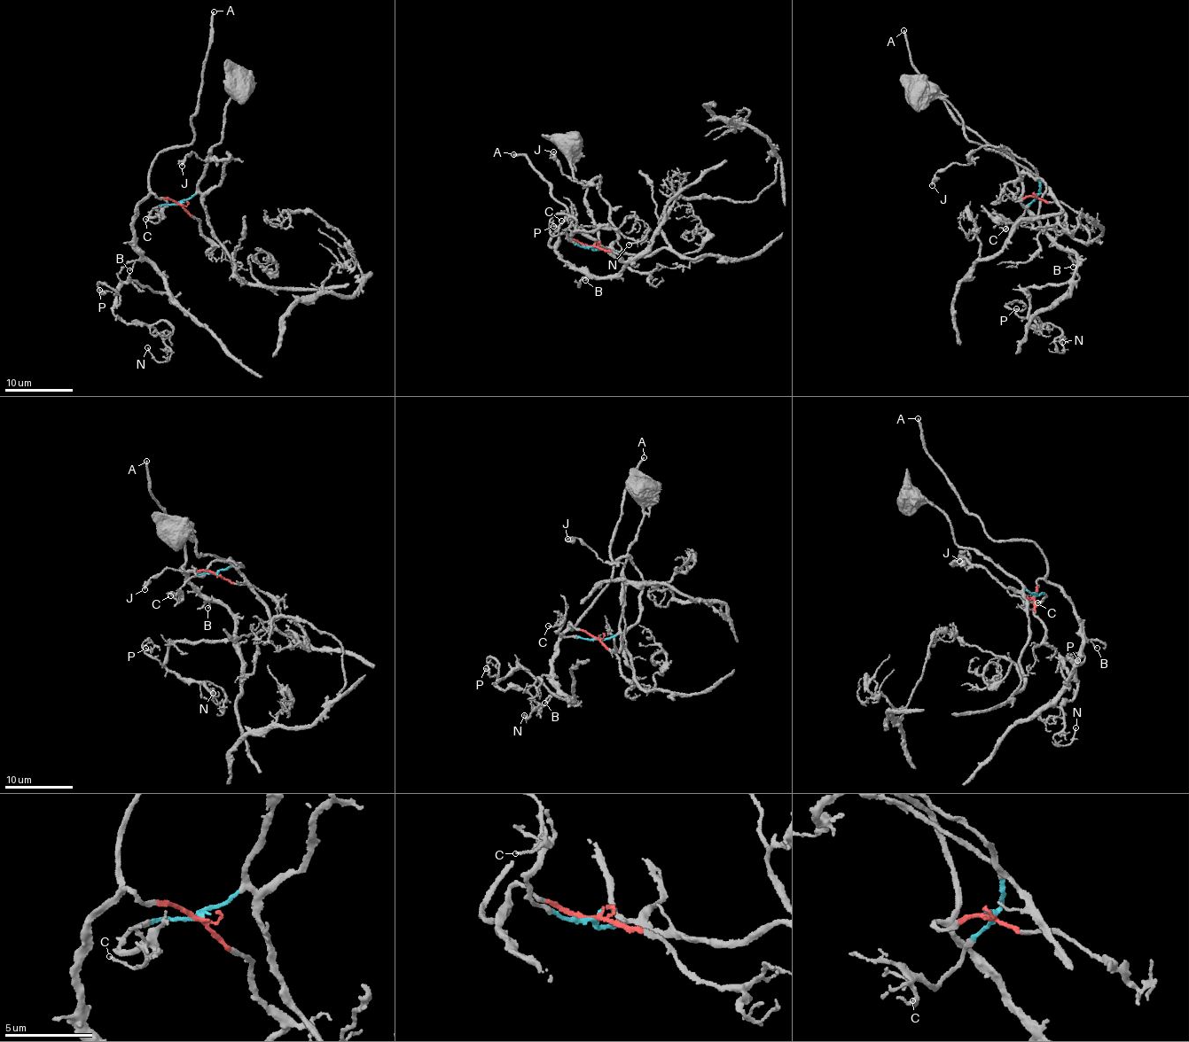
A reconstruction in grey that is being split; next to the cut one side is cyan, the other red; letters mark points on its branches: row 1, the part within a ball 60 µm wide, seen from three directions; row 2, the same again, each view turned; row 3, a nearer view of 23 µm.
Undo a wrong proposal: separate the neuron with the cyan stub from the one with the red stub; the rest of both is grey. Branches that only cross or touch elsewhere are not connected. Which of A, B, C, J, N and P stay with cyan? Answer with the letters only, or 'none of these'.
C, J

